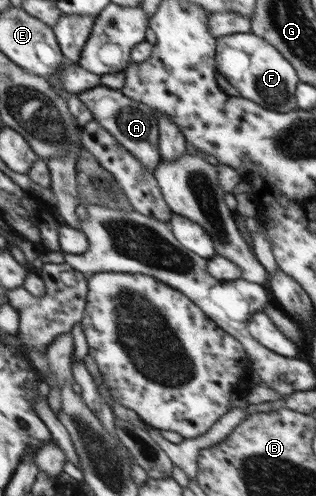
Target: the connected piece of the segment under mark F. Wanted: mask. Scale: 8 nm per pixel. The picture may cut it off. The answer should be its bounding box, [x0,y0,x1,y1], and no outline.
[216,33,299,113]

